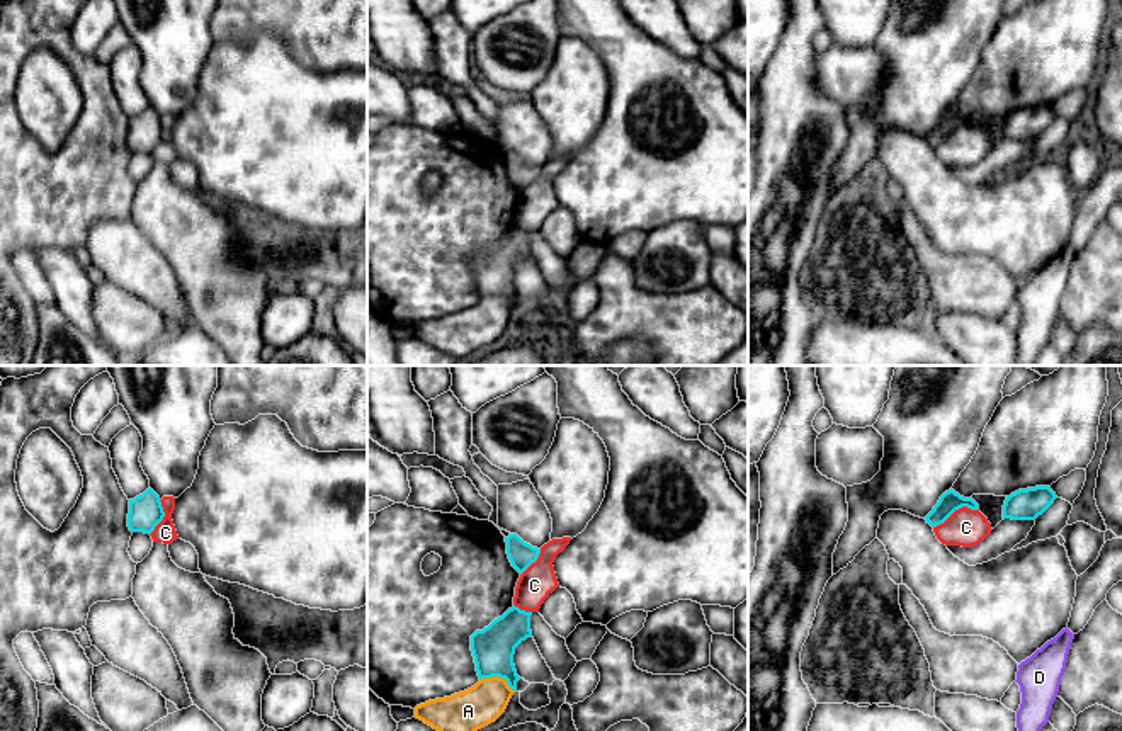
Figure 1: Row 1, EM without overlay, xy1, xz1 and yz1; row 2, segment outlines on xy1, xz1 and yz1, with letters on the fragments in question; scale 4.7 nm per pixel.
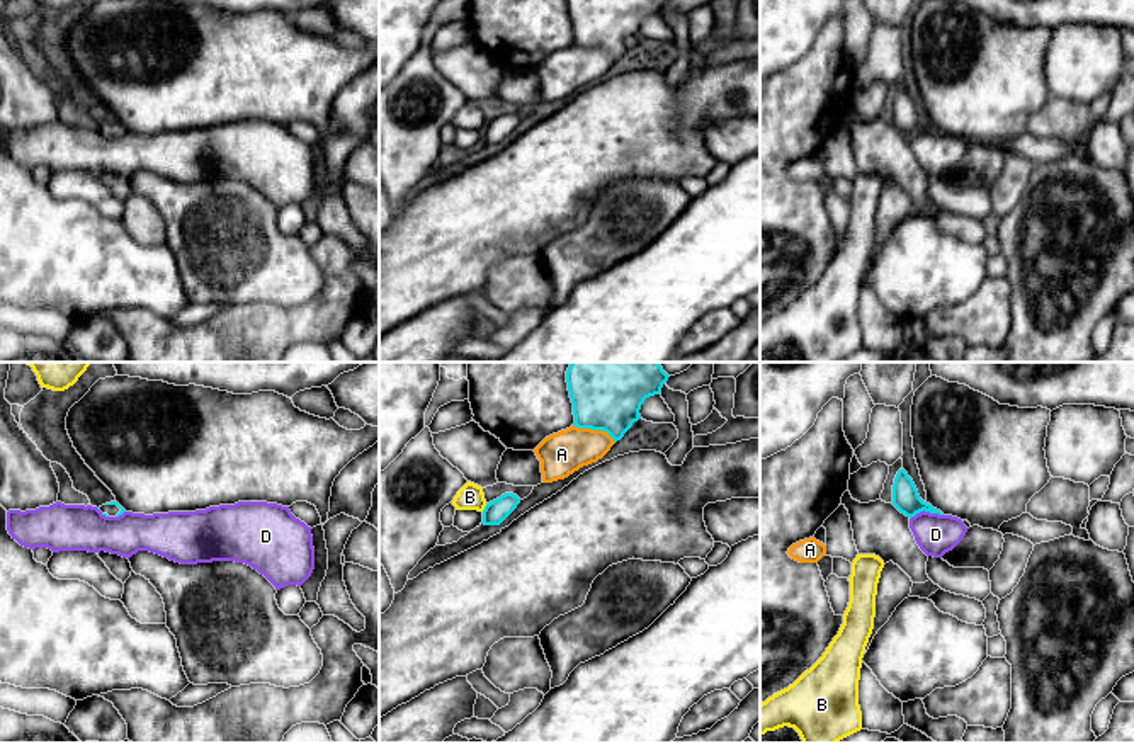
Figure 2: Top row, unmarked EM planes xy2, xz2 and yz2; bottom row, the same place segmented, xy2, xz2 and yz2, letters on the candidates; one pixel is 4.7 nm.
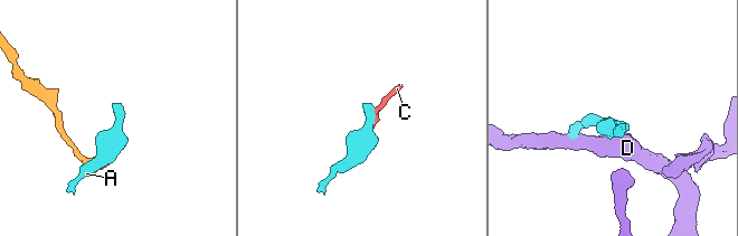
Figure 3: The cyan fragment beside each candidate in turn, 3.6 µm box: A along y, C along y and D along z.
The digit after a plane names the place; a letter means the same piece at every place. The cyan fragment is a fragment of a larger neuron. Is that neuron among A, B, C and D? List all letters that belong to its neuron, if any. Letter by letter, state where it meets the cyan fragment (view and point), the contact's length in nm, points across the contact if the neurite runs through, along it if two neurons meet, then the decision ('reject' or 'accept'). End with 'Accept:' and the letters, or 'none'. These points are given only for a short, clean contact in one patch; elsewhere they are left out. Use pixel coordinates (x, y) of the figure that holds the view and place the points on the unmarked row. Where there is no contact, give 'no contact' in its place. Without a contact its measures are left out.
A: xz2 (595, 48) | 220 nm | reject
B: xz2 (485, 126) | 50 nm | along xz2 (487, 123), (481, 130) | reject
C: yz1 (956, 128) | 240 nm | along yz1 (978, 128), (959, 126), (934, 147) | reject
D: yz2 (925, 130) | 160 nm | along yz2 (942, 133), (920, 130), (910, 138) | reject
Accept: none

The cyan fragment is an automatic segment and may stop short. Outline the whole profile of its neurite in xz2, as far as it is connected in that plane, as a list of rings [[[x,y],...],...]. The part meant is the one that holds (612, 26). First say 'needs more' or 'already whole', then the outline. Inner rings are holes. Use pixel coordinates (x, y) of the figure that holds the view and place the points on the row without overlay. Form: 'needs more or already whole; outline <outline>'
already whole; outline [[[566,0],[575,46],[607,51],[614,61],[641,37],[646,17],[660,14],[666,0]]]

